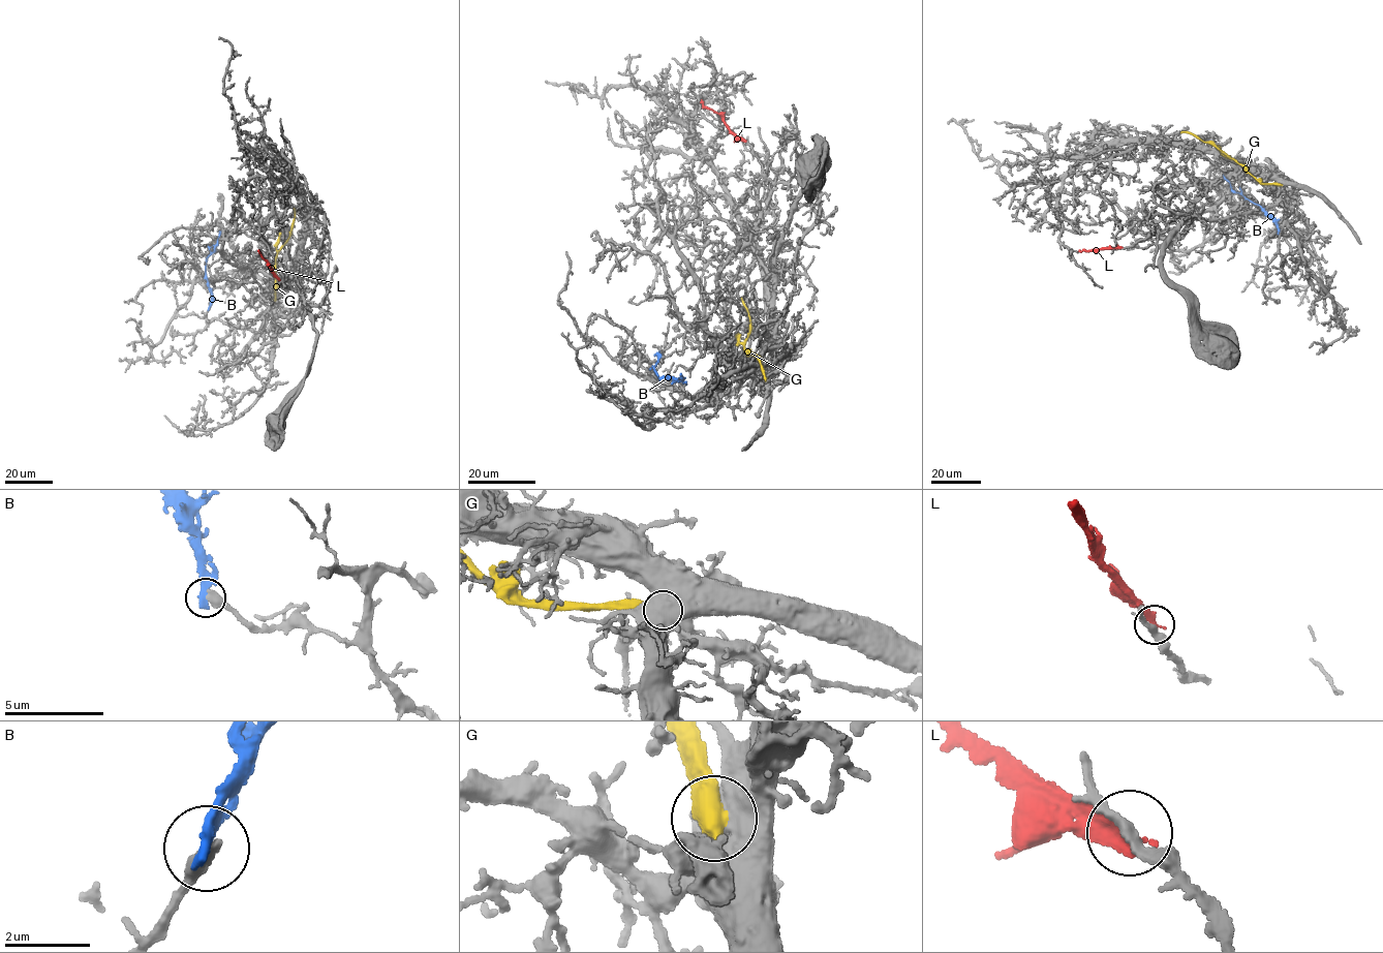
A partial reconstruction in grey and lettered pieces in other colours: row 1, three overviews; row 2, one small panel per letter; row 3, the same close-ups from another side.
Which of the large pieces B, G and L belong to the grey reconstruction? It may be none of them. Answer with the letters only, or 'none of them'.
none of them

